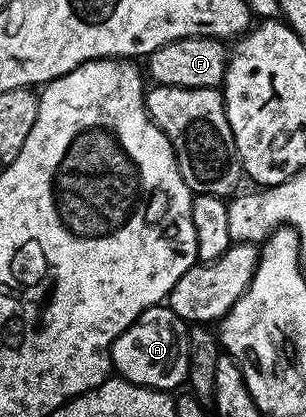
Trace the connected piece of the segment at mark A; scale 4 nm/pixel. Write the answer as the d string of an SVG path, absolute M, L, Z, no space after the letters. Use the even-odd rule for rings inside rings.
M159 303L145 309L110 344L110 363L113 372L126 381L143 385L146 389L177 390L177 385L187 380L189 371L184 322L165 304Z

